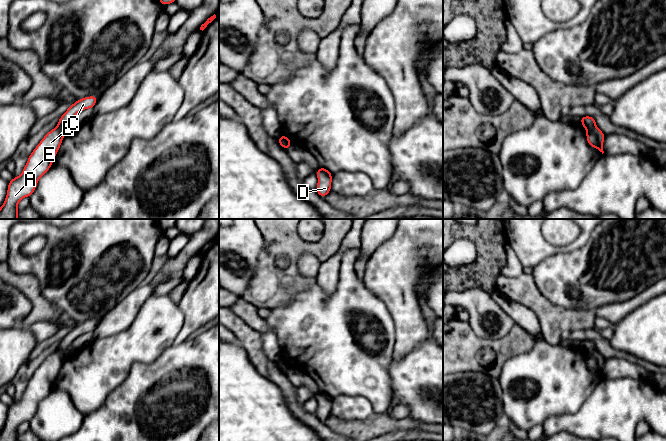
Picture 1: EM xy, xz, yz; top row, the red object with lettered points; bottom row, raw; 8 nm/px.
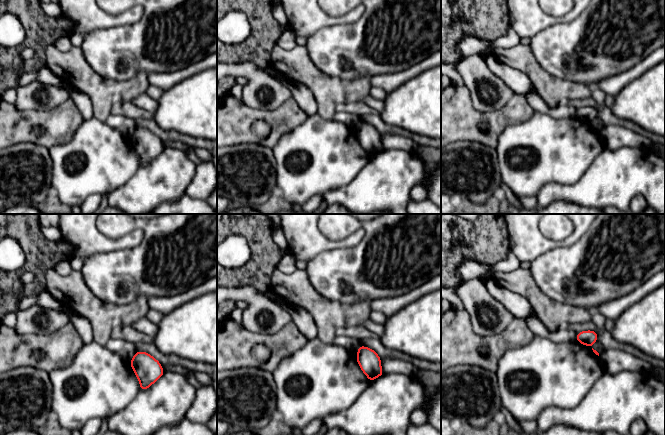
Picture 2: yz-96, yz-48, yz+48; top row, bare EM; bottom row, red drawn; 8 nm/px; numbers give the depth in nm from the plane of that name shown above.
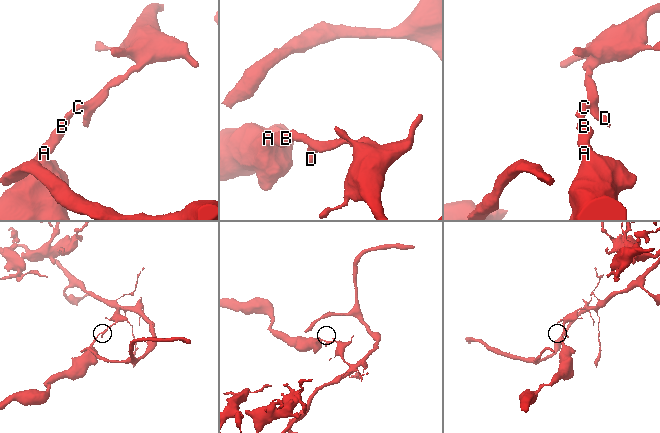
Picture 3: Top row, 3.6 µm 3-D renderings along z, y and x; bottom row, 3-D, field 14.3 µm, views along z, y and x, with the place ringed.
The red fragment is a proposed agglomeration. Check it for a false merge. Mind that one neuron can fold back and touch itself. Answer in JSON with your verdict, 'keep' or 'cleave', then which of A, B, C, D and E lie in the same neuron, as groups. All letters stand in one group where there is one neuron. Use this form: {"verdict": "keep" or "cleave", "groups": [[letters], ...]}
{"verdict": "cleave", "groups": [["A", "B", "E"], ["C", "D"]]}

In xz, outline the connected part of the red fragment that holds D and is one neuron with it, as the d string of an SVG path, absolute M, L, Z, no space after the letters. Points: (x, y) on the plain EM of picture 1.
M320 391L316 395L316 399L318 401L318 408L315 414L317 415L318 419L320 419L322 422L325 422L326 419L331 415L333 398L324 391Z

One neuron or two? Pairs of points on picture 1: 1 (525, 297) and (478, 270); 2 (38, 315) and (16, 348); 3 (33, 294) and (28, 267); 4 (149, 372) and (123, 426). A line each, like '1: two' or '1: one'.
1: two
2: two
3: two
4: one

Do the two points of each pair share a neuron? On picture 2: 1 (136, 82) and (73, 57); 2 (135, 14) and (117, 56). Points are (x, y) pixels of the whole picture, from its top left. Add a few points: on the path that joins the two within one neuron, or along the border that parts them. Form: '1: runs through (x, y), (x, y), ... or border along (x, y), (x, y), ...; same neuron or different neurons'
1: runs through (119, 88), (100, 88), (86, 74); same neuron
2: border along (143, 10), (137, 21), (108, 28); different neurons

